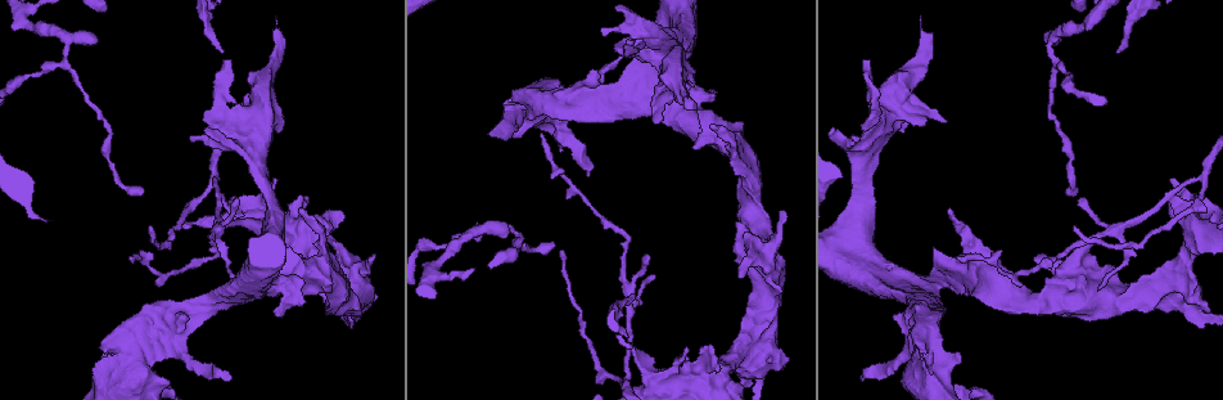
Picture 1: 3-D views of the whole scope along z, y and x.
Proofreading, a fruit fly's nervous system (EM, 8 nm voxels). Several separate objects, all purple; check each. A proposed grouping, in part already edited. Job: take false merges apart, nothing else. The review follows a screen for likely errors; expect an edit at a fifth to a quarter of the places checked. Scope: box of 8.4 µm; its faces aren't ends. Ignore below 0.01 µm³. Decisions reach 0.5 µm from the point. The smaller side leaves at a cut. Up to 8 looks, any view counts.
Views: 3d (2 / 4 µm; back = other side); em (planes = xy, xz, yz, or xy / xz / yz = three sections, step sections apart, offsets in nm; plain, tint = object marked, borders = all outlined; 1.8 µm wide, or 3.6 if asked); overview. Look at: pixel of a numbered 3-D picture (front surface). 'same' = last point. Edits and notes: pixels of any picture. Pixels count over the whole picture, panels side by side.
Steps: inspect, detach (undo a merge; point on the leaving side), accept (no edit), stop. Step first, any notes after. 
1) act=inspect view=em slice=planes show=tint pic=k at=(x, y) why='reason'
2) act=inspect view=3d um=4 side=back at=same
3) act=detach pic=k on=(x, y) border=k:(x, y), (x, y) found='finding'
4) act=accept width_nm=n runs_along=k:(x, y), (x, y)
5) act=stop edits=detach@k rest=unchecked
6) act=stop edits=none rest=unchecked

act=inspect view=em slice=planes show=tint pic=1 at=(849, 145) why='calibre changes'

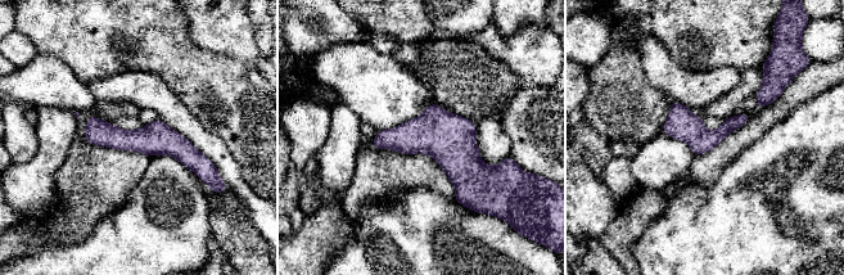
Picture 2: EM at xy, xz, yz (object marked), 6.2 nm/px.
act=accept runs_along=2:(89, 125), (170, 141), (206, 167) found='one neuron here'

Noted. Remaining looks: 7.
act=inspect view=3d um=2 pic=1 at=(240, 296) why='thick turns thin'

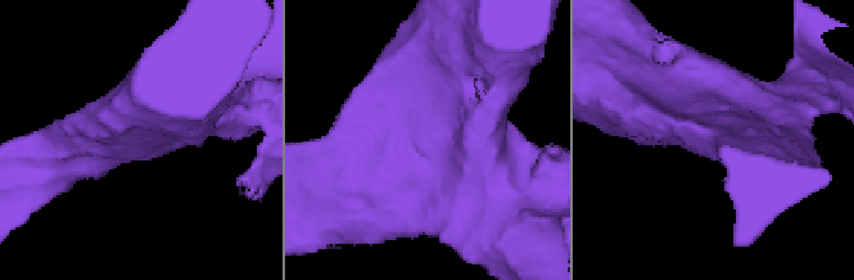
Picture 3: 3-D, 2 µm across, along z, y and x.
act=inspect view=em slice=planes show=tint pic=3 at=(427, 162)

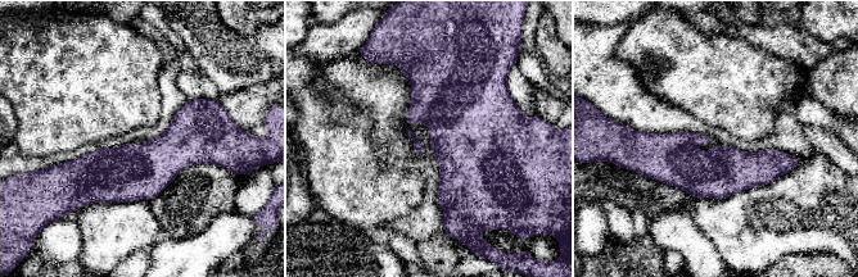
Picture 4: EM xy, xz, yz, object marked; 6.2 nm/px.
act=accept width_nm=280 found='continuous, no second neuron'

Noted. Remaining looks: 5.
act=inspect view=3d um=4 pic=1 at=(1071, 162) why='thin neck'

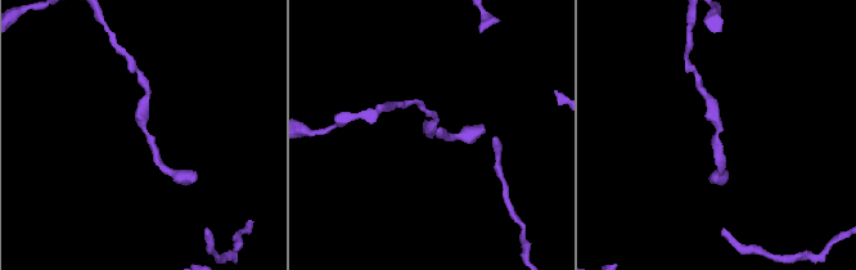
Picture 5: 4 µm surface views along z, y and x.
act=inspect view=em um=3.6 slice=planes show=plain pic=5 at=(439, 133) why='shape alone is not enough'

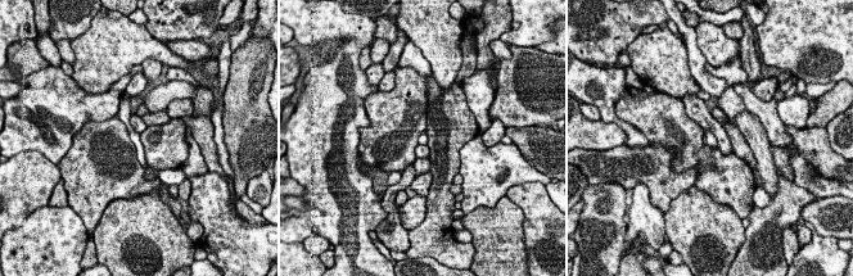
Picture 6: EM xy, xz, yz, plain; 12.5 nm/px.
act=inspect view=em um=3.6 slice=planes show=tint at=same

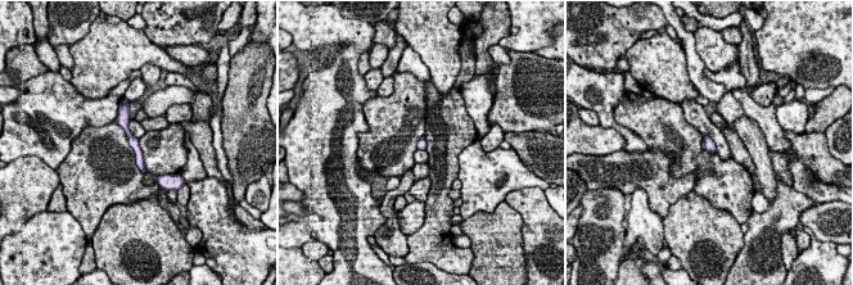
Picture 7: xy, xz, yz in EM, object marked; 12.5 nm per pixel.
act=accept width_nm=130 found='all the same neuron'

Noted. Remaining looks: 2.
act=inspect view=em slice=planes show=borders pic=1 at=(319, 270) why='sudden change in width'

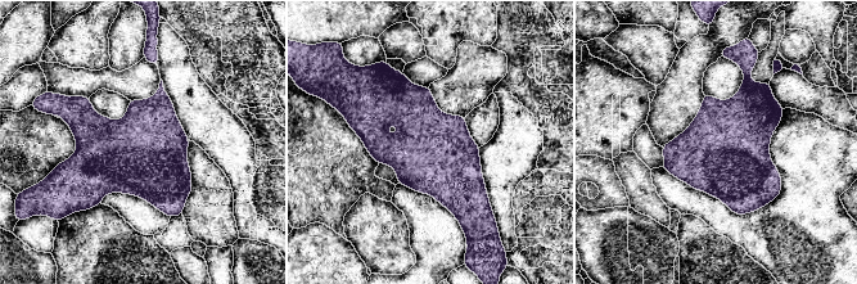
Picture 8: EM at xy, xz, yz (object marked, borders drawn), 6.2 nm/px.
act=accept found='continuous, no second neuron'

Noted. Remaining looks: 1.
act=stop edits=none rest=unchecked

